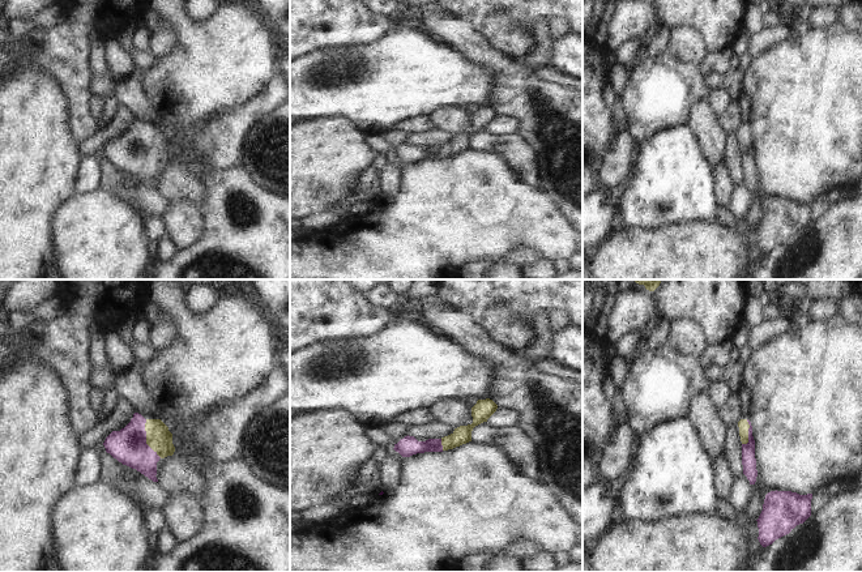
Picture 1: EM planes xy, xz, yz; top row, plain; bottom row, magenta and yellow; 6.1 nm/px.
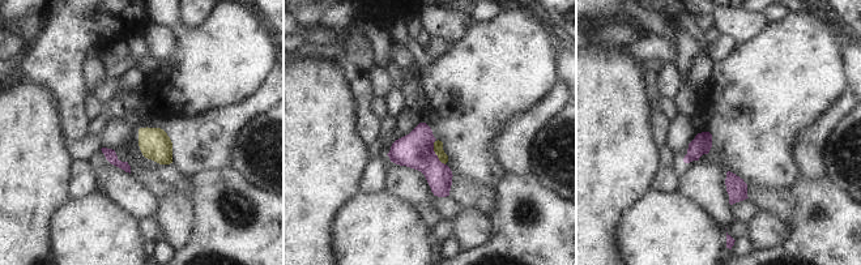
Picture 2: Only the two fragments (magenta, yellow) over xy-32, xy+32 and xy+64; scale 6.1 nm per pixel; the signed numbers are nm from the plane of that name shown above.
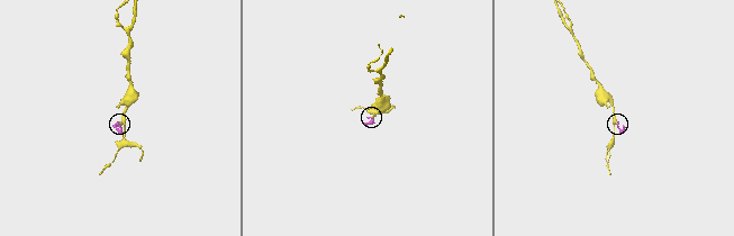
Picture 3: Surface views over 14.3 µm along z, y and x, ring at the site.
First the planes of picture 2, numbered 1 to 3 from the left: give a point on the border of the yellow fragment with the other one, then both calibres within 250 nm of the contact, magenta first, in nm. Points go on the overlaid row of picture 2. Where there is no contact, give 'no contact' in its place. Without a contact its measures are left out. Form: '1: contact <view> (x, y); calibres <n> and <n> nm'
1: no contact
2: contact xy+32 (434, 153); calibres 220 and 60 nm
3: no contact

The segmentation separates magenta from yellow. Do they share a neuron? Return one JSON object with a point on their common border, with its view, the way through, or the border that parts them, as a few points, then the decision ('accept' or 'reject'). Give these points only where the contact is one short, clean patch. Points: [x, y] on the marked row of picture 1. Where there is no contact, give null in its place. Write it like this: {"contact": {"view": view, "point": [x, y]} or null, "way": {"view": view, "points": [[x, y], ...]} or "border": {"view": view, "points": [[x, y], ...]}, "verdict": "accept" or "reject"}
{"contact": {"view": "xy", "point": [145, 439]}, "way": {"view": "xy", "points": [[128, 445], [139, 445], [145, 439], [158, 438]]}, "verdict": "accept"}

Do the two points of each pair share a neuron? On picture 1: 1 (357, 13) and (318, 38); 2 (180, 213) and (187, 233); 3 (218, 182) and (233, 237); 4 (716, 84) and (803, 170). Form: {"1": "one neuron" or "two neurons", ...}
{"1": "one neuron", "2": "one neuron", "3": "one neuron", "4": "two neurons"}

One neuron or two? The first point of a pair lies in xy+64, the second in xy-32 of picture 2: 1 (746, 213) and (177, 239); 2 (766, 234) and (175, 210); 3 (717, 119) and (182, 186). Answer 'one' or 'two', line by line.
1: two
2: one
3: two

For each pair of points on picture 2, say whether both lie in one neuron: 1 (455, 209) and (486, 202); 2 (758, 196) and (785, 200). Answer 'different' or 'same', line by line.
1: different
2: same

